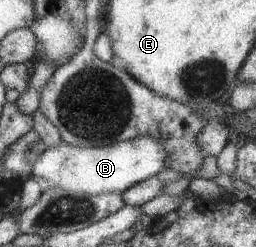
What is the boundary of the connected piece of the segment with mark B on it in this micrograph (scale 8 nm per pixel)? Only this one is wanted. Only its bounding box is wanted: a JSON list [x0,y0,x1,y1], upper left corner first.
[31,136,168,195]

